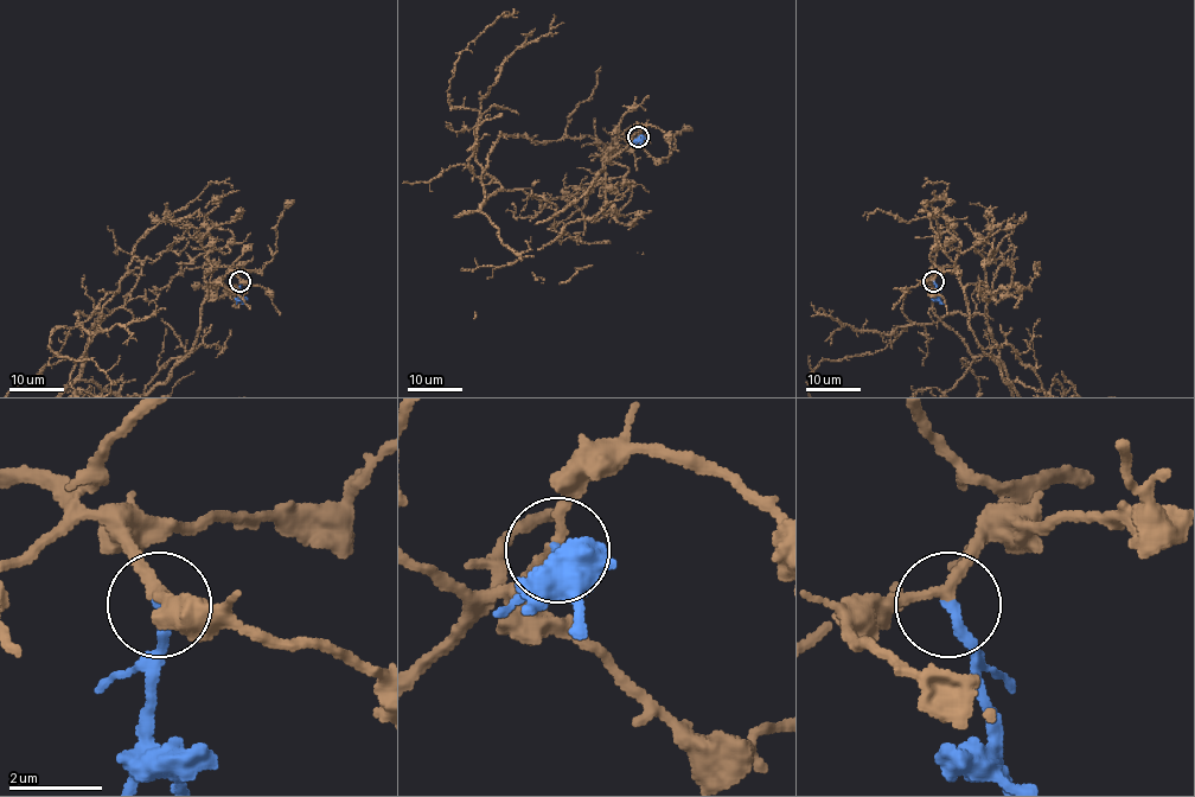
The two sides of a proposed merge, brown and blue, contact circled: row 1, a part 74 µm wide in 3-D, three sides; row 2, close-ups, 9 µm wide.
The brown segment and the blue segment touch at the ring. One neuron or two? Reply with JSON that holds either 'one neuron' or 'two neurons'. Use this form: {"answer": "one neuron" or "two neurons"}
{"answer": "one neuron"}

